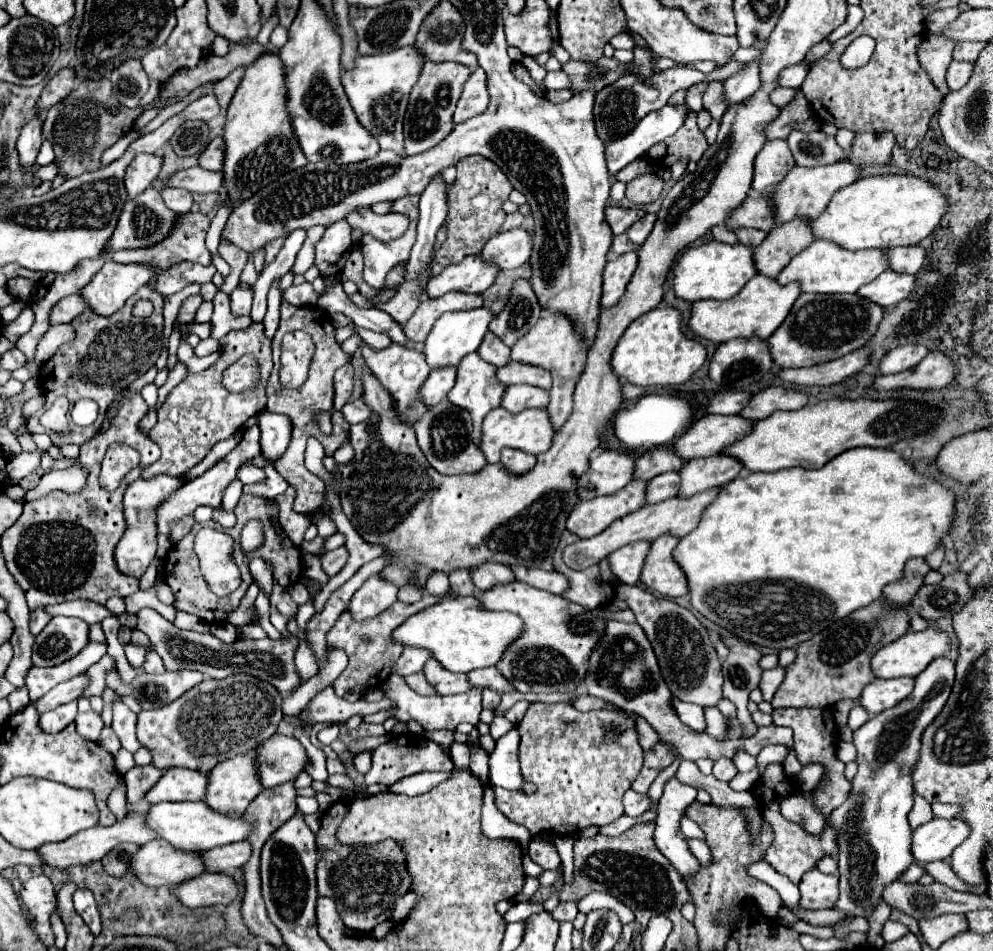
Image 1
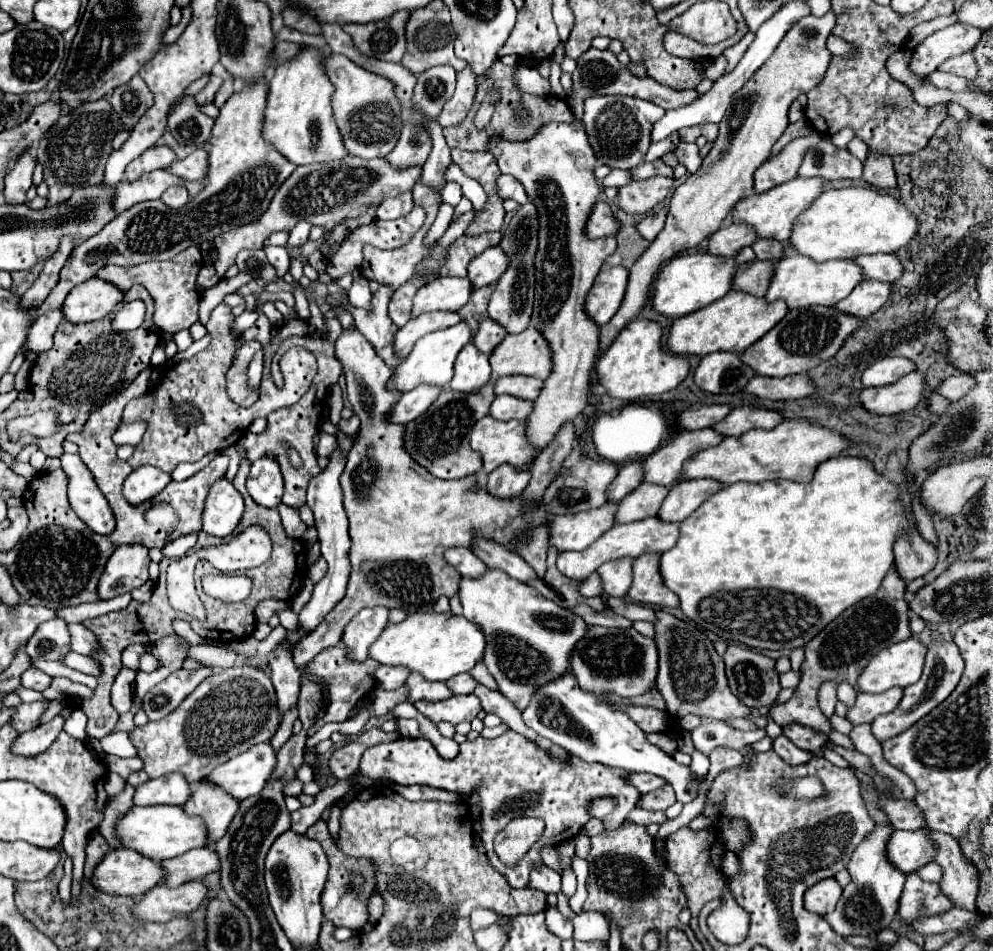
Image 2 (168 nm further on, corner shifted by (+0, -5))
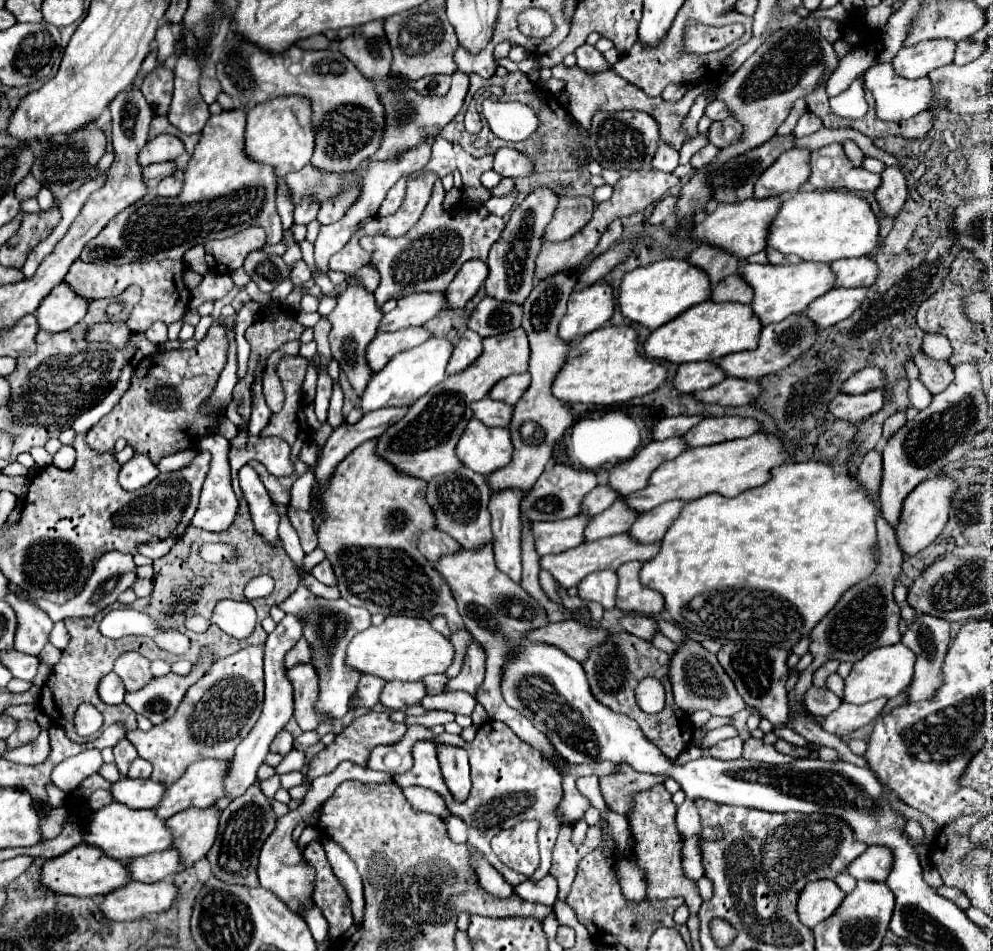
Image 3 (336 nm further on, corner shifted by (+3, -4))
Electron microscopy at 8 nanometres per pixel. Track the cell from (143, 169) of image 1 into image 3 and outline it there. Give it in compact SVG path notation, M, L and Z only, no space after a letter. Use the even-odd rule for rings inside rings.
M158 134L156 138L148 140L142 148L138 162L140 166L148 166L154 162L170 162L176 160L184 152L184 142L172 134Z

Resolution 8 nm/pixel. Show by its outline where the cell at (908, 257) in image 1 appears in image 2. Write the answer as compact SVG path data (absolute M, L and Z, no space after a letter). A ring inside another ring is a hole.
M875 253L867 257L857 257L855 263L863 267L865 279L875 279L875 281L887 281L893 283L903 275L903 265L899 265L899 257L885 255L885 253Z

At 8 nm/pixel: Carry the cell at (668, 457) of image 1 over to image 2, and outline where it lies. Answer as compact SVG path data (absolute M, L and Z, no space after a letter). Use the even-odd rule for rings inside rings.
M639 461L625 463L615 481L609 485L609 501L621 501L631 489L637 489L643 483L643 465Z

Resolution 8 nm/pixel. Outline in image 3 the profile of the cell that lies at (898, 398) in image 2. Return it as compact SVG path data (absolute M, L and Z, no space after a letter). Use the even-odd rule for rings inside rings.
M870 390L864 394L838 394L834 400L828 404L828 410L848 422L862 422L876 414L884 406L884 390Z

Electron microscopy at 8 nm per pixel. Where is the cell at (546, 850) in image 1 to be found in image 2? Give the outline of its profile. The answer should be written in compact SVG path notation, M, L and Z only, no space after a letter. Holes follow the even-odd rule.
M535 865L535 869L531 871L529 887L539 889L543 893L557 893L561 889L561 875L545 865Z

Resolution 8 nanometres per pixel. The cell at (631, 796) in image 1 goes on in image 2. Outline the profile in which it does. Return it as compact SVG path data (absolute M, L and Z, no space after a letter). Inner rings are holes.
M665 785L663 789L651 791L641 795L637 809L645 809L645 811L665 811L667 807L671 807L675 803L675 791L671 789L671 785Z

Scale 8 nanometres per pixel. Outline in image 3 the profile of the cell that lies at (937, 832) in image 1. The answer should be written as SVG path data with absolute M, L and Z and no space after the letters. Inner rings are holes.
M870 846L864 854L852 860L848 868L844 868L844 872L854 876L856 880L872 880L872 882L884 882L890 870L892 870L892 852L880 846Z

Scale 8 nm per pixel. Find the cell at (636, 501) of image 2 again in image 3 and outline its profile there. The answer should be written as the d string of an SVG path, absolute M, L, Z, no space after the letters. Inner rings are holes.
M618 498L608 510L592 518L584 530L584 542L594 542L600 538L608 538L614 534L624 534L636 520L636 512L632 512L622 498Z

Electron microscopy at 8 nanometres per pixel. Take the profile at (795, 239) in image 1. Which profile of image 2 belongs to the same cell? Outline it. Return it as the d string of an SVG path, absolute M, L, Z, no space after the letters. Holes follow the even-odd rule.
M759 259L743 263L741 267L737 267L737 273L735 273L735 281L733 281L735 289L743 289L751 295L763 297L769 289L775 263L777 261L759 261Z

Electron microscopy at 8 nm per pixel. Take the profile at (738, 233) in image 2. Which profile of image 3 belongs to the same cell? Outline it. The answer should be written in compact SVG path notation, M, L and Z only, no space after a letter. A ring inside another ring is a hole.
M700 244L688 256L688 262L694 264L696 268L708 272L712 286L716 286L720 280L724 280L726 276L730 276L738 270L738 258L736 256L730 256L728 252L724 252L720 248L712 248L712 246L704 246L704 244Z

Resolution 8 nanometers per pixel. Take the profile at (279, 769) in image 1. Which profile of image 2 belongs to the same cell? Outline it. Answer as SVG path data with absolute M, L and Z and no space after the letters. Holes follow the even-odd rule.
M259 743L253 749L215 767L205 781L213 781L229 795L245 799L257 795L271 779L277 765L277 751L271 743Z

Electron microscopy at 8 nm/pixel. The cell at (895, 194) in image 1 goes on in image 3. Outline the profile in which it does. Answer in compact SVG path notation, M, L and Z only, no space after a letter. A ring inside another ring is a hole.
M814 190L796 192L786 198L774 216L766 246L782 254L796 254L810 262L834 262L840 258L858 258L874 252L878 244L878 220L870 204L852 192Z

